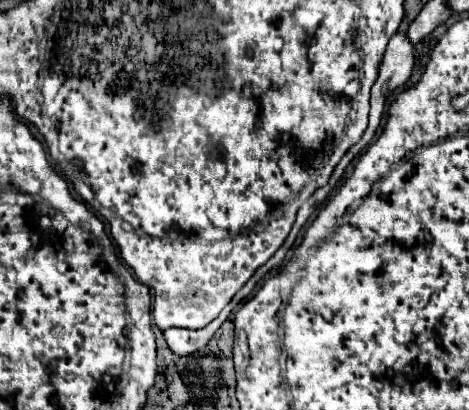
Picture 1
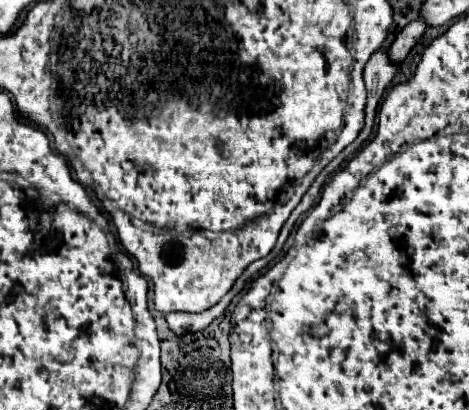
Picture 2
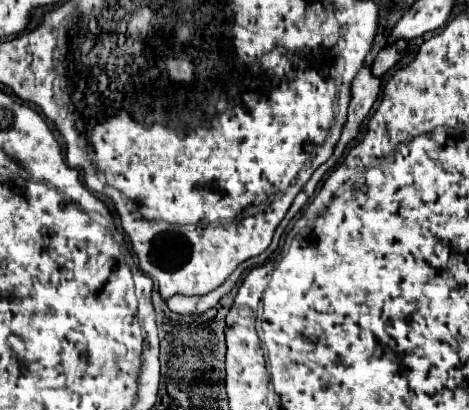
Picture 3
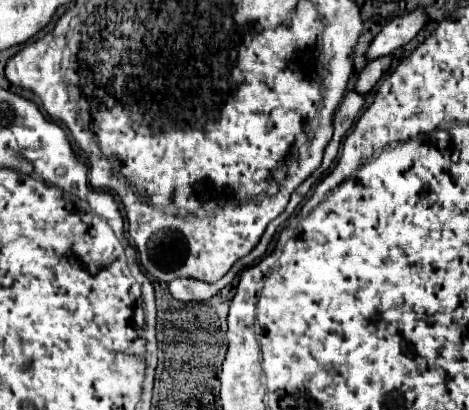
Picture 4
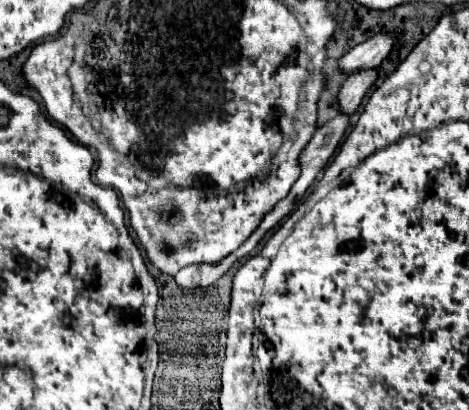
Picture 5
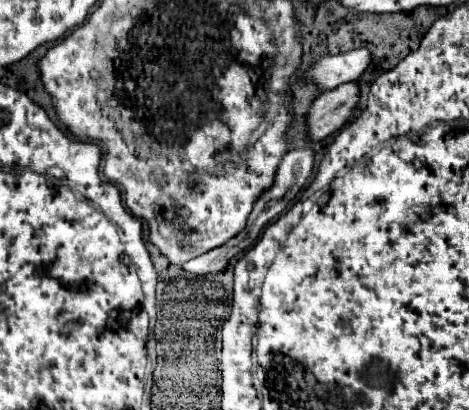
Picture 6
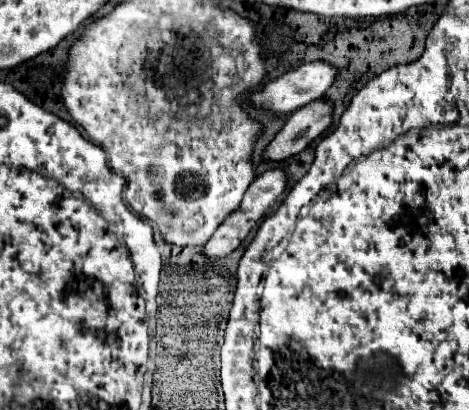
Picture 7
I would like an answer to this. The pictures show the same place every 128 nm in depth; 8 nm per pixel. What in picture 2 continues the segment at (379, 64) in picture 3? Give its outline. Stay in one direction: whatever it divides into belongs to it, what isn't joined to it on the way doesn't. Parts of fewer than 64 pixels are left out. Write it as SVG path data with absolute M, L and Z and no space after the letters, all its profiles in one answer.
M422 20L410 22L410 24L396 36L396 40L392 42L392 46L388 48L388 58L390 58L394 64L400 64L400 62L408 56L408 52L412 50L412 46L420 40L420 36L424 34L424 30L426 30L426 24L424 24Z

